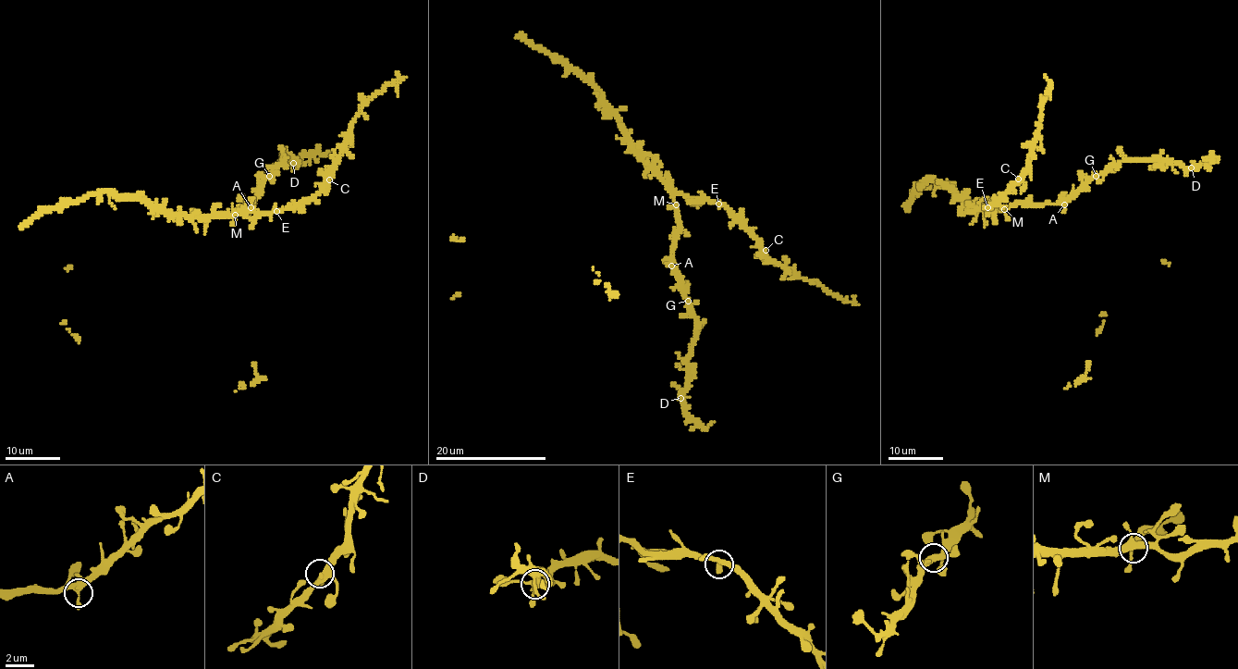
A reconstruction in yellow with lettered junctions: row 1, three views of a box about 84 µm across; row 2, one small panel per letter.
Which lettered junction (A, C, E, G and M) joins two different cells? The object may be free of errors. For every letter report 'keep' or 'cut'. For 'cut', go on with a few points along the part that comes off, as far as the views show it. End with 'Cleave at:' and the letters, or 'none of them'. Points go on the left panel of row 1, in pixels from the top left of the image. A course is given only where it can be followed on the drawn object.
A: keep
C: keep
E: keep
G: keep
M: keep
Cleave at: none of them

